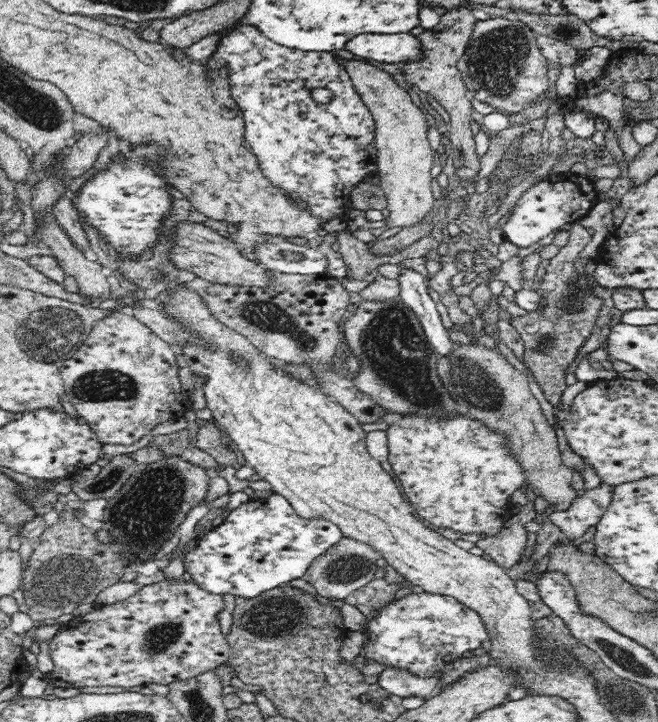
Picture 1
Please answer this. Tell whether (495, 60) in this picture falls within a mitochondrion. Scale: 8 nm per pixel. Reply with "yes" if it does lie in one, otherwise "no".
yes

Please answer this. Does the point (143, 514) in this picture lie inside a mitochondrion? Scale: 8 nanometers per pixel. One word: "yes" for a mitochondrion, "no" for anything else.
yes

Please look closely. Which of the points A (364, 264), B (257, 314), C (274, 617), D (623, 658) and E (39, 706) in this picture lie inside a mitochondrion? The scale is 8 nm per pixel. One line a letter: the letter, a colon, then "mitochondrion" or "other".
A: other
B: mitochondrion
C: mitochondrion
D: mitochondrion
E: other

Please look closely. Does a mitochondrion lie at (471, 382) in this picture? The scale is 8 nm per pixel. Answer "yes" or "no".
yes

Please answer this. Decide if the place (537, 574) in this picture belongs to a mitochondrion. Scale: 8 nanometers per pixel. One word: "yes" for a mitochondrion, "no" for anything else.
no

